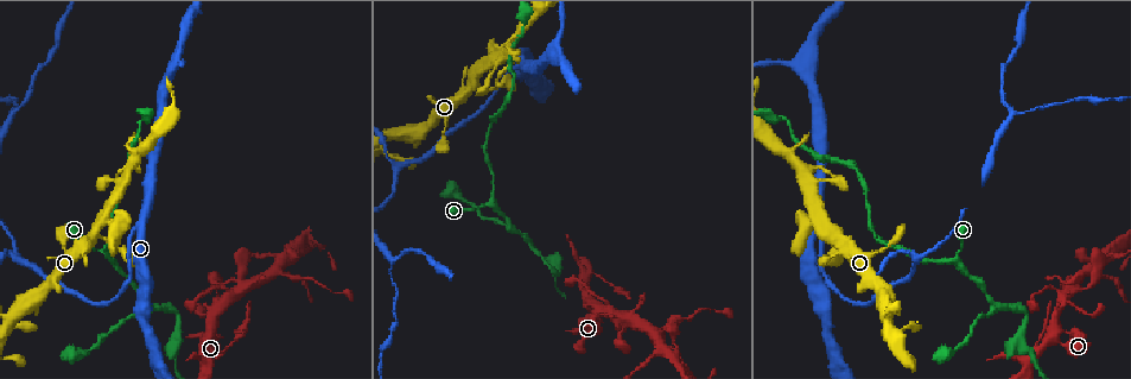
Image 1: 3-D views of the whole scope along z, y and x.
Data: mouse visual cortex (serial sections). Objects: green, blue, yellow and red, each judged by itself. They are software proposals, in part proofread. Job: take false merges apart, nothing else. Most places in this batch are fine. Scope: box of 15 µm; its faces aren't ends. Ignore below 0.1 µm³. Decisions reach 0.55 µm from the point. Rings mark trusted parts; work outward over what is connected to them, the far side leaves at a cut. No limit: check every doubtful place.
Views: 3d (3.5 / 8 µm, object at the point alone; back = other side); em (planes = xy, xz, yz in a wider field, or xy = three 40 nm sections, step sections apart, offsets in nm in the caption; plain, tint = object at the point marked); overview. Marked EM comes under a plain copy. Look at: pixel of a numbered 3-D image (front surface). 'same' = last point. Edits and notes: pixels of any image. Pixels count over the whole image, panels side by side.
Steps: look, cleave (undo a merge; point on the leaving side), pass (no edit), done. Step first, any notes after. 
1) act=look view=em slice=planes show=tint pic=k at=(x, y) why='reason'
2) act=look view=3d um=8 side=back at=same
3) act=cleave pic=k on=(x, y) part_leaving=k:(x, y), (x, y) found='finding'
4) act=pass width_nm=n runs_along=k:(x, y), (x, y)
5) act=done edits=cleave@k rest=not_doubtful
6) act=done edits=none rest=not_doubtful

act=look view=3d um=3.5 pic=1 at=(489, 203) why='thick turns thin'

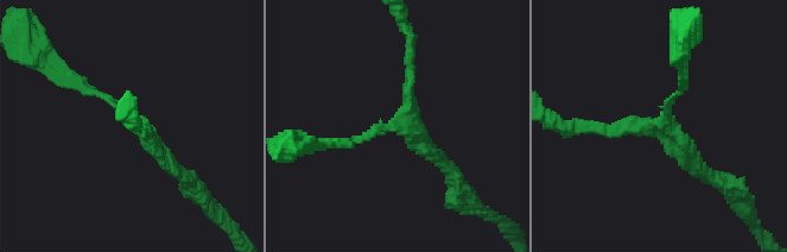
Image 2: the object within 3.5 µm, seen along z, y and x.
act=look view=em slice=xy step=3 show=tint pic=2 at=(404, 127) arms=3 arm_widths_nm=100,200,200

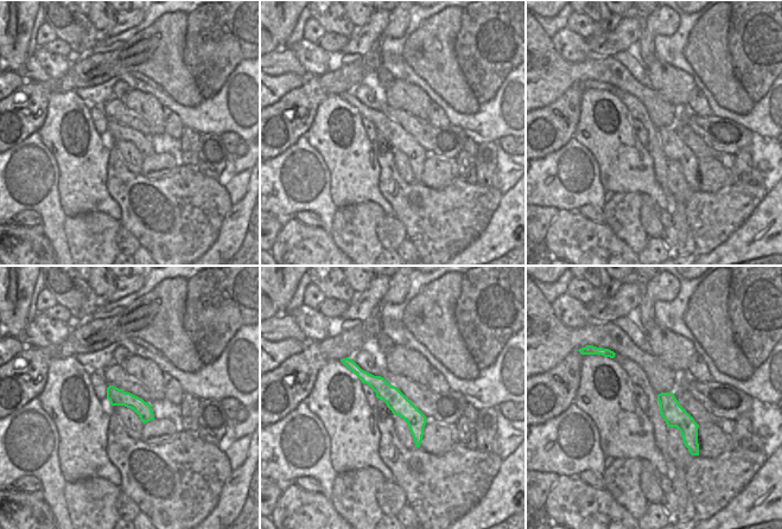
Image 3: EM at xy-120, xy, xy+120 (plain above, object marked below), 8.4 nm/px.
act=pass runs_along=3:(345, 361), (417, 422), (418, 440) found='all the same cell'

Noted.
act=look view=3d um=8 pic=1 at=(991, 301) why='branch point'

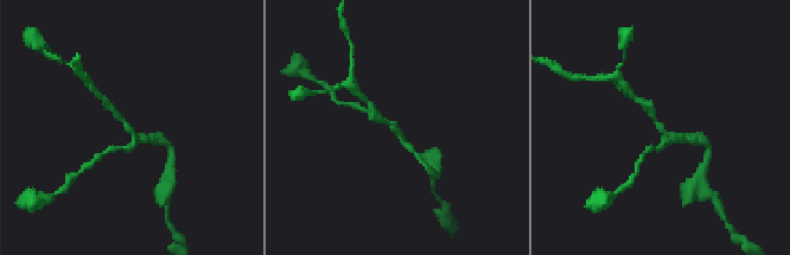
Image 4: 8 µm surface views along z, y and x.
act=look view=em slice=xy step=1 show=tint pic=4 at=(131, 131) arms=3 arm_widths_nm=150,200,200 why='shape alone is not enough'

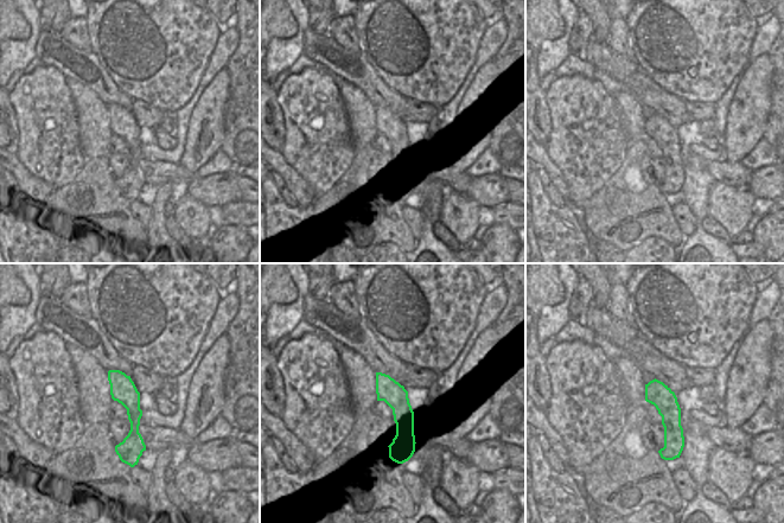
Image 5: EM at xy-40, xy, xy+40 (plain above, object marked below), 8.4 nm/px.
act=pass runs_along=5:(112, 372), (133, 406), (135, 458) found='all the same cell'

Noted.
act=look view=3d um=3.5 side=back pic=1 at=(18, 260) why='thin neck'

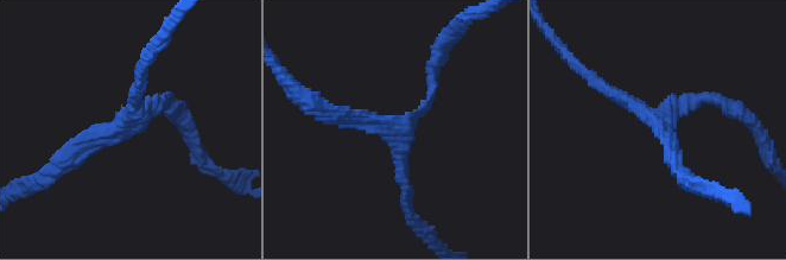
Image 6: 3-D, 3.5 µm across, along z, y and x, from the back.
act=look view=em slice=xy step=5 show=tint pic=6 at=(124, 122) why='need the tissue'

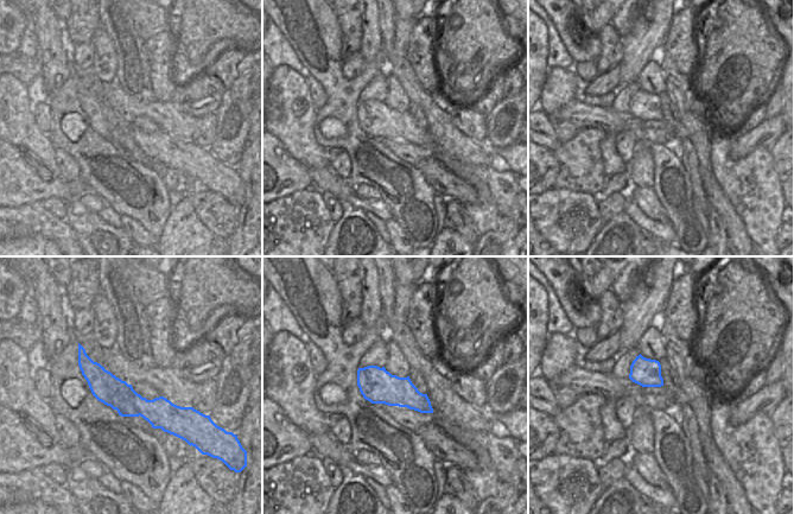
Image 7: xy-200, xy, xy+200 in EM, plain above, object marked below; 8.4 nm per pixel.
act=pass arms=3 runs_along=6:(62, 164), (134, 113), (141, 80) found='one cell here'

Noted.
act=done edits=none rest=not_doubtful

